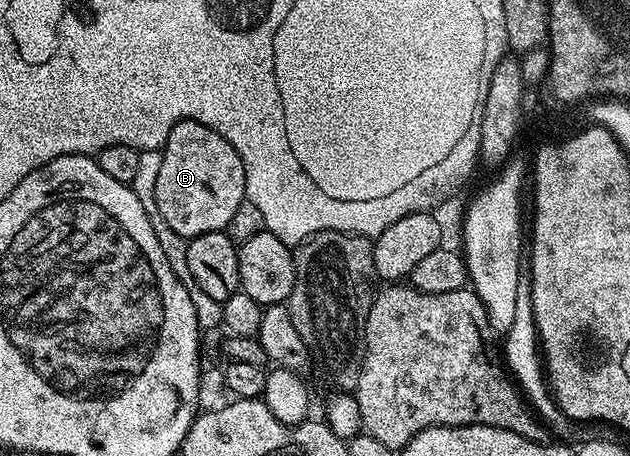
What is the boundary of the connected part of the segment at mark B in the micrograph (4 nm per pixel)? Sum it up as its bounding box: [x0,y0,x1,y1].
[153,119,246,241]

